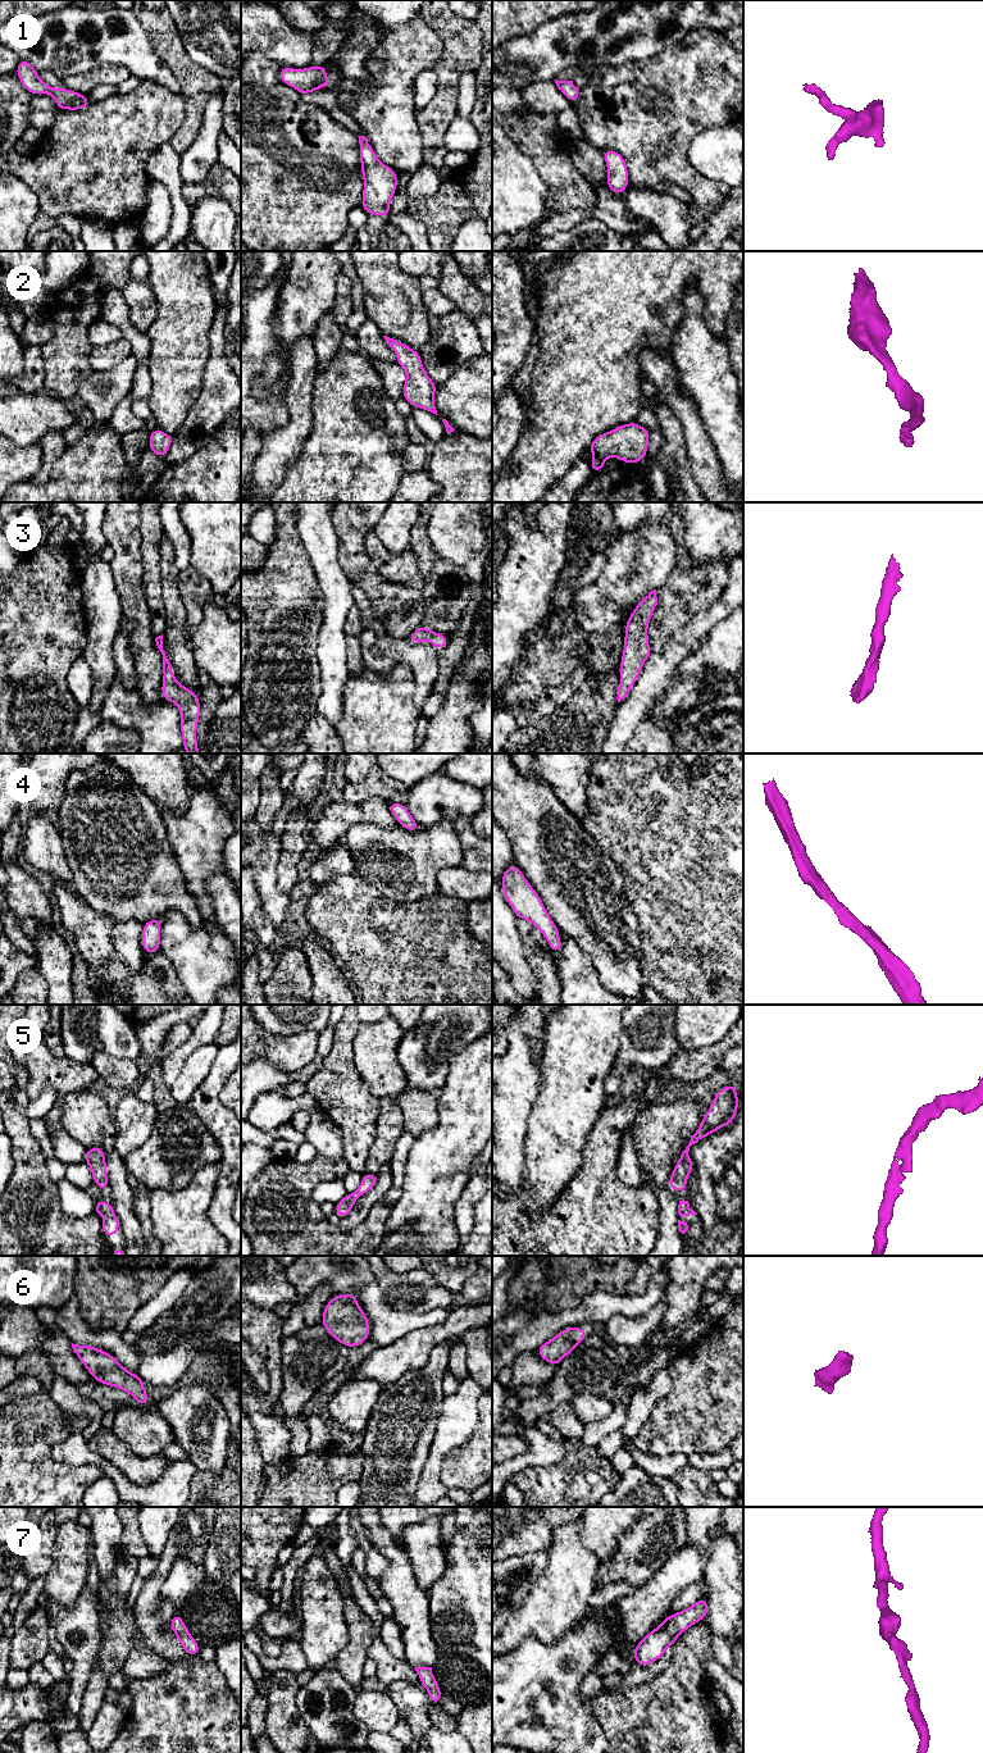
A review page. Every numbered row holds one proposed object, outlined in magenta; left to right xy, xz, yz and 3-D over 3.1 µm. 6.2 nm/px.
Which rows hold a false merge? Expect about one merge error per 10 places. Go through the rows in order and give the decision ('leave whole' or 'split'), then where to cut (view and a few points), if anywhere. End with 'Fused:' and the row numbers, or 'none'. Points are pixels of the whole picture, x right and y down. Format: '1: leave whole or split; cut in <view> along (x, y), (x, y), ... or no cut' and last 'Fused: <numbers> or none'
1: leave whole; no cut
2: leave whole; no cut
3: leave whole; no cut
4: leave whole; no cut
5: leave whole; no cut
6: leave whole; no cut
7: leave whole; no cut
Fused: none

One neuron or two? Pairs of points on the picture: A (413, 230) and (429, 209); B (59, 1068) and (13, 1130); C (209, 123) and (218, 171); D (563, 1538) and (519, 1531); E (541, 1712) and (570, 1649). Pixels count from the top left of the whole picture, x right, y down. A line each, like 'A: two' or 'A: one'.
A: two
B: two
C: two
D: two
E: one

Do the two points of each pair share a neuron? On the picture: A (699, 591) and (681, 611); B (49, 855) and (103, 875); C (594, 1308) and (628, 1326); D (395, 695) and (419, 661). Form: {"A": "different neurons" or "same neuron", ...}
{"A": "same neuron", "B": "different neurons", "C": "different neurons", "D": "different neurons"}

